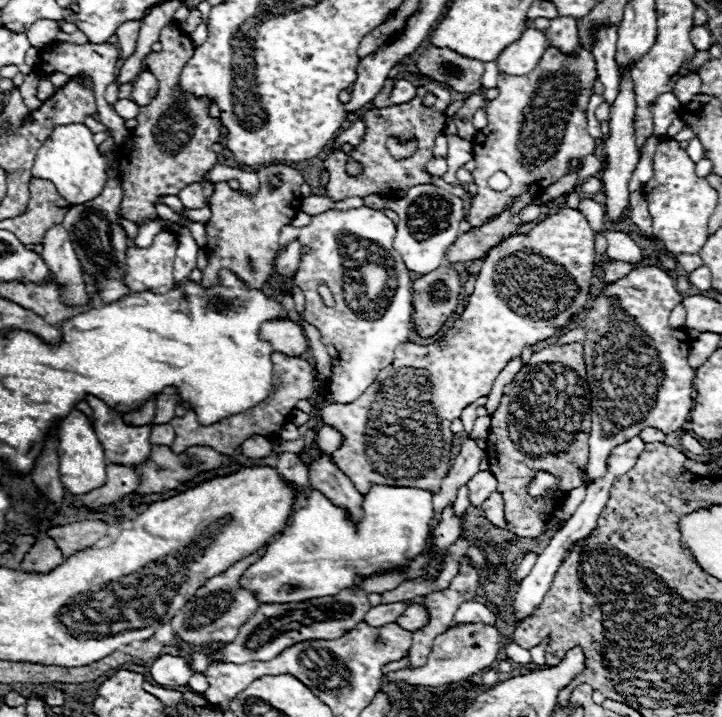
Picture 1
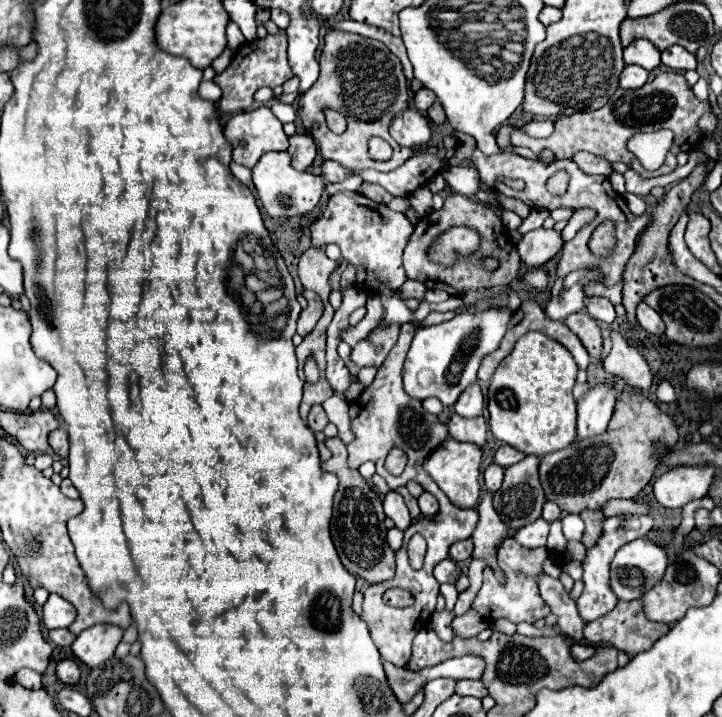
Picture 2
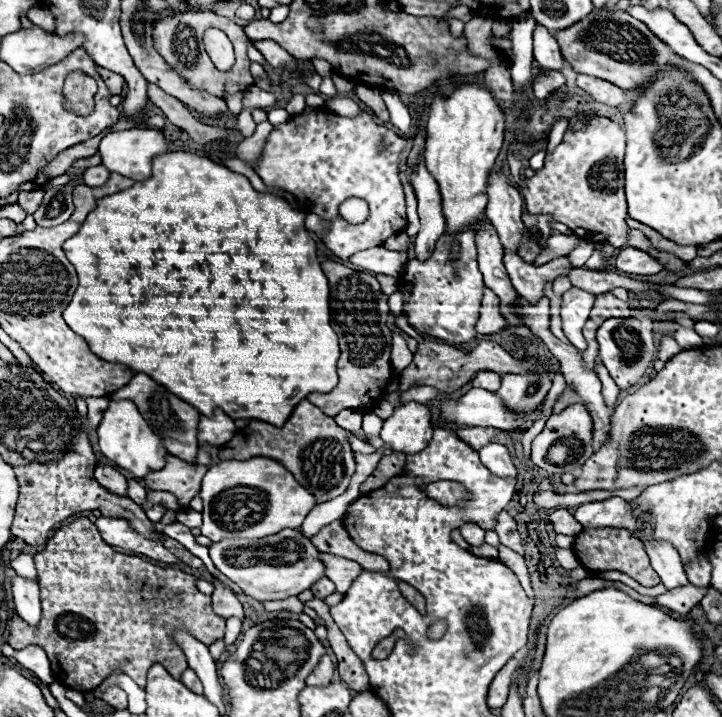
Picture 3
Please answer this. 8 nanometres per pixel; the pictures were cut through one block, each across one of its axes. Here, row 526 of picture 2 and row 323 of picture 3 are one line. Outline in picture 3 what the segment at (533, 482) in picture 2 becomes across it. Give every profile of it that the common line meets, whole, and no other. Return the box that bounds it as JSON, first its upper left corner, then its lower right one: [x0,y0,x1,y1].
[472,218,522,326]

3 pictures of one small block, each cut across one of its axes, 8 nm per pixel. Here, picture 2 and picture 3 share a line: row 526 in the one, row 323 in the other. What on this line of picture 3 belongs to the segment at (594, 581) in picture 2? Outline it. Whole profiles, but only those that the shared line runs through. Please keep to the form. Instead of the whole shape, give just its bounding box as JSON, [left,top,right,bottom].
[596,316,654,390]

